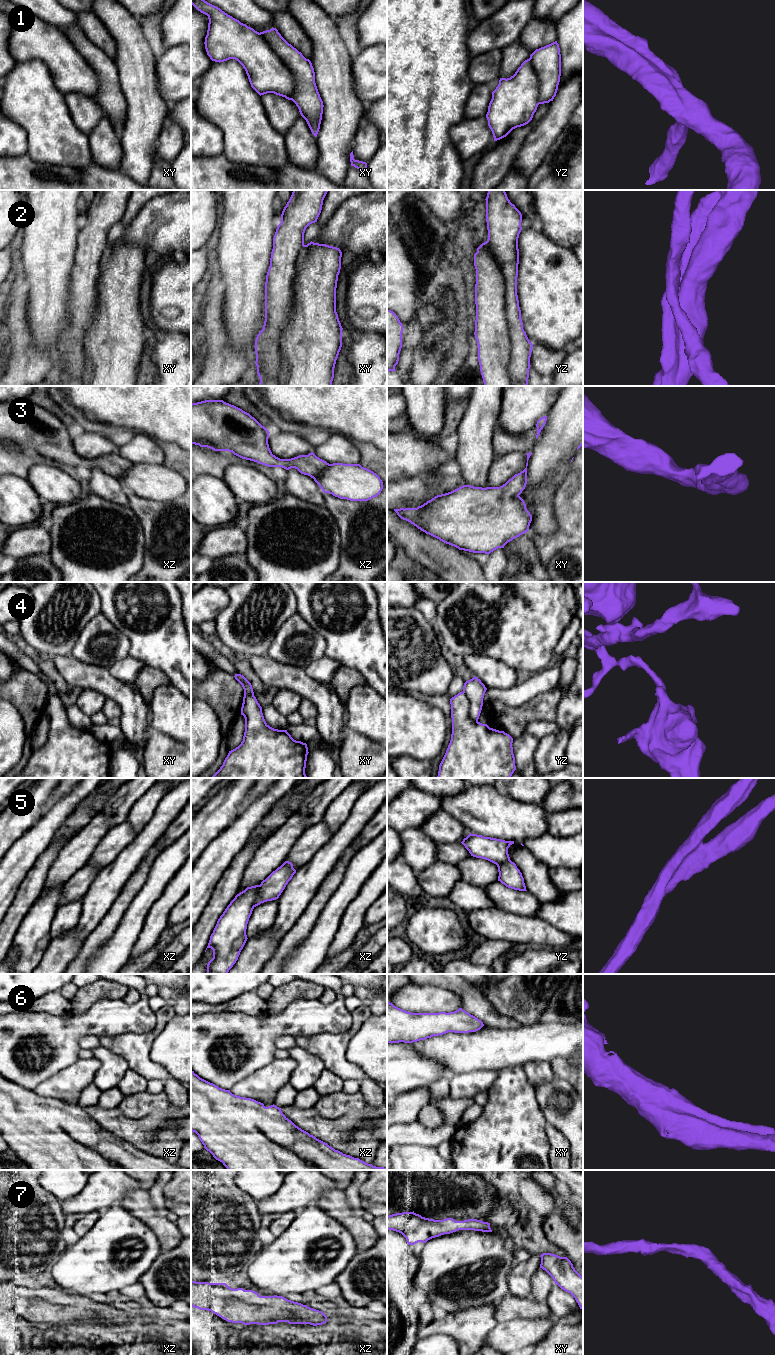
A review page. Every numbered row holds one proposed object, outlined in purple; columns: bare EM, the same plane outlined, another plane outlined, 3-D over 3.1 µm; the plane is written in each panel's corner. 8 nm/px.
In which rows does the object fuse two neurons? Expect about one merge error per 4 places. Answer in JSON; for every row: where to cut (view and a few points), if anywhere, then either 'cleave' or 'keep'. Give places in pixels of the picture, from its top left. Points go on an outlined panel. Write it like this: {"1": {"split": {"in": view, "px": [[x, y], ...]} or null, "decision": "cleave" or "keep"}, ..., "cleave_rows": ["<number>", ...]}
{"1": {"split": null, "decision": "keep"}, "2": {"split": null, "decision": "keep"}, "3": {"split": null, "decision": "keep"}, "4": {"split": {"in": "yz", "px": [[463, 691], [469, 702], [469, 716], [477, 722]]}, "decision": "cleave"}, "5": {"split": {"in": "xz", "px": [[260, 885], [253, 906]]}, "decision": "cleave"}, "6": {"split": null, "decision": "keep"}, "7": {"split": null, "decision": "keep"}, "cleave_rows": ["4", "5"]}

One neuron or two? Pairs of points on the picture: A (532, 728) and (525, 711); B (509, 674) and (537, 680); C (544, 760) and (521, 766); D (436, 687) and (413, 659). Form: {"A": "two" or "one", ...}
{"A": "two", "B": "two", "C": "two", "D": "one"}

